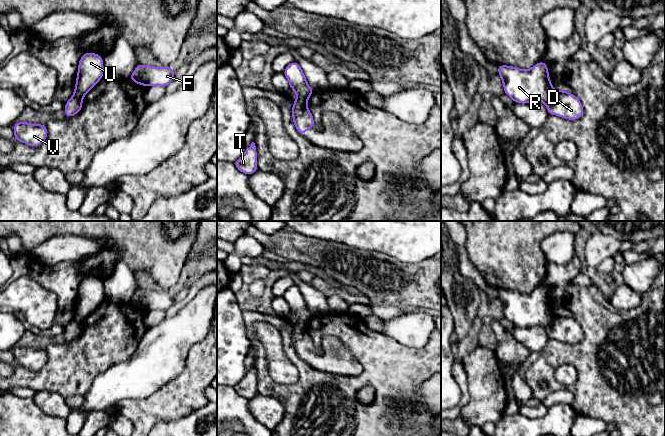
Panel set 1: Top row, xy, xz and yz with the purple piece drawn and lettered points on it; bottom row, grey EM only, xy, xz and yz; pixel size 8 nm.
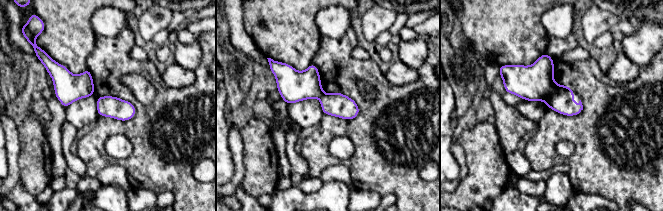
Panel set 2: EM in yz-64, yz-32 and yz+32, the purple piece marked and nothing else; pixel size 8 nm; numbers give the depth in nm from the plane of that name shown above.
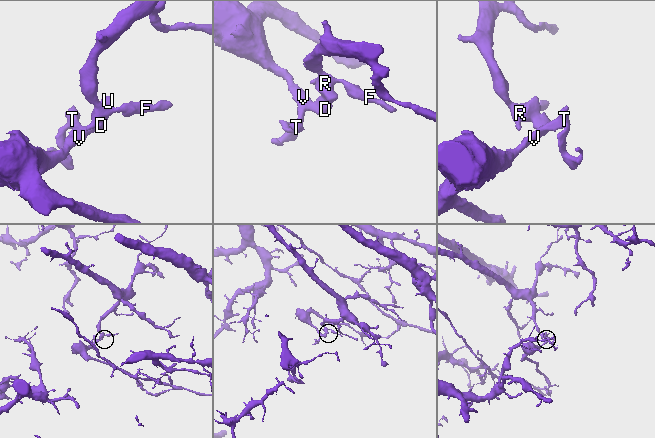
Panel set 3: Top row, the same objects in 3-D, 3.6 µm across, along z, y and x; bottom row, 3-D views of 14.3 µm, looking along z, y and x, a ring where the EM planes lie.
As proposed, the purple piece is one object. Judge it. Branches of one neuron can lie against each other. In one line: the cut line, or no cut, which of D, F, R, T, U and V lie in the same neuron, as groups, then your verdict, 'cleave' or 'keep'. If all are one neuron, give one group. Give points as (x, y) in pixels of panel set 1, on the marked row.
cut in xz along (294, 101), (306, 106); D T V / F R U; cleave

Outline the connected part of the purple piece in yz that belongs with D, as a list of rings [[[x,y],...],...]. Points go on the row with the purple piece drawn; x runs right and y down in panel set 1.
[[[559,90],[545,103],[548,114],[567,120],[577,120],[584,115],[579,98],[566,90]]]

